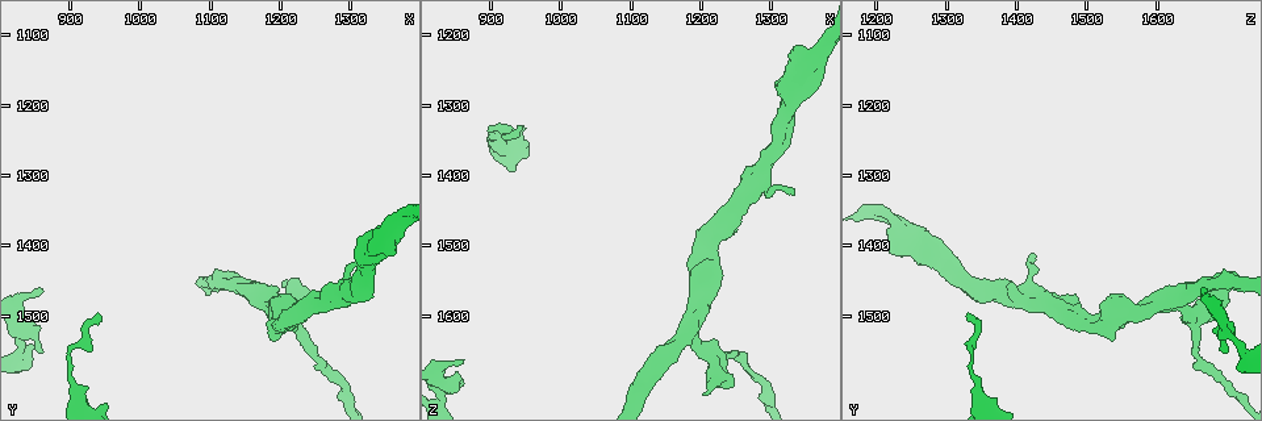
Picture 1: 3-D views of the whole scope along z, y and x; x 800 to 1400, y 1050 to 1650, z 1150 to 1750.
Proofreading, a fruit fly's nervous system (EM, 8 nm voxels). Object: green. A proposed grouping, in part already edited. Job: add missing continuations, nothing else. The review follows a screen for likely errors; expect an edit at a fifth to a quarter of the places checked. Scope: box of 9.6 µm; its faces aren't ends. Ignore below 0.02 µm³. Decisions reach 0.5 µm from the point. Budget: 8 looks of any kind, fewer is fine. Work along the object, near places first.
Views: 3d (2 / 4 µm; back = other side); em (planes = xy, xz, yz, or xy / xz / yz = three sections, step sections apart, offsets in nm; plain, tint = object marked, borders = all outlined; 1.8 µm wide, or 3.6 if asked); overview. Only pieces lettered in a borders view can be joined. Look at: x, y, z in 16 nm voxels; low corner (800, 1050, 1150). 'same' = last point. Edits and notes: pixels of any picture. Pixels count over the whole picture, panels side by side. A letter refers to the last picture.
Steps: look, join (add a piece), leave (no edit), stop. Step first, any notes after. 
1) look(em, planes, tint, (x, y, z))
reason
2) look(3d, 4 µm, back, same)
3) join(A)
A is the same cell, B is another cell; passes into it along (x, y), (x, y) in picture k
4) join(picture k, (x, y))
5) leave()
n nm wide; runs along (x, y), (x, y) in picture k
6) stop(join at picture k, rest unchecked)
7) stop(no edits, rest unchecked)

look(em, planes, borders, (1205, 1450, 1710))
an open end

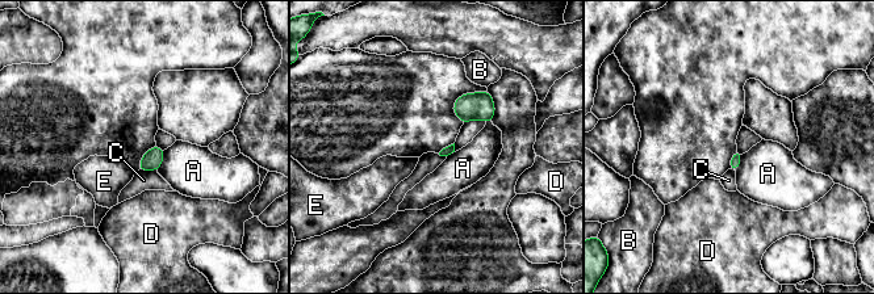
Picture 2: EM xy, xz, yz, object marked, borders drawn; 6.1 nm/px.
leave()
A, B, C, D and E are other cells; border along (164, 150), (162, 164), (157, 169) in picture 2; no lettered piece goes on from it

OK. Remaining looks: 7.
look(em, 3.6 µm, planes, tint, (860, 1465, 1665))
branch stops here

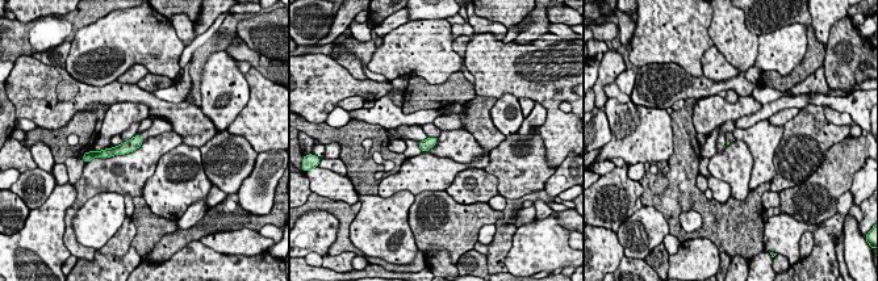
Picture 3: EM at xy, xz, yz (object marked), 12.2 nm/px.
look(em, 3.6 µm, planes, borders, same)

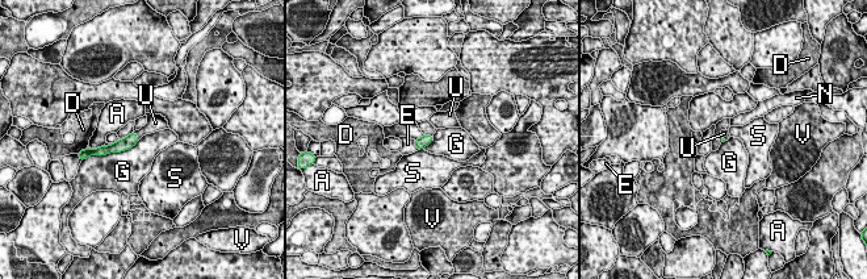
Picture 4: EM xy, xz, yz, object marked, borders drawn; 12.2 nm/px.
join(U)
U is the same cell, A, D, E, G, N, S and V are other cells; passes into it along (125, 144), (137, 136), (153, 125) in picture 4; it goes on there

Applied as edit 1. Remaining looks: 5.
look(3d, 2 µm, (945, 1505, 1330))
an open end

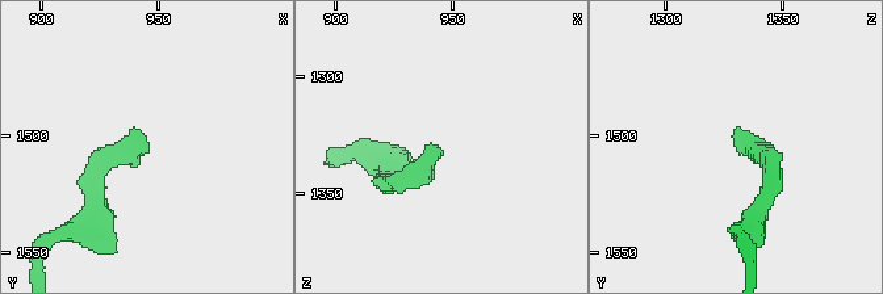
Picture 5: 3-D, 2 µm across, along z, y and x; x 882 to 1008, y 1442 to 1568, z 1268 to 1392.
look(em, 3.6 µm, planes, borders, (946, 1505, 1330))
now the EM

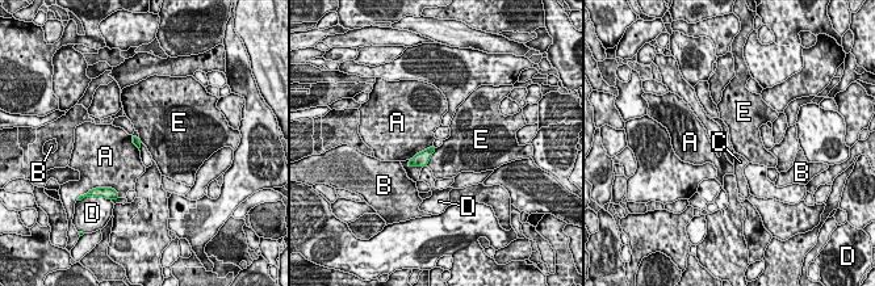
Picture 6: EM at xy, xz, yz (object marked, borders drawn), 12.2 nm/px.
leave()
A touches over 360 nm; A, B, C, D and E are other cells; border along (436, 148), (426, 165) in picture 6; no lettered piece goes on from it

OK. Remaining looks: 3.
stop(join at picture 4, rest unchecked)

